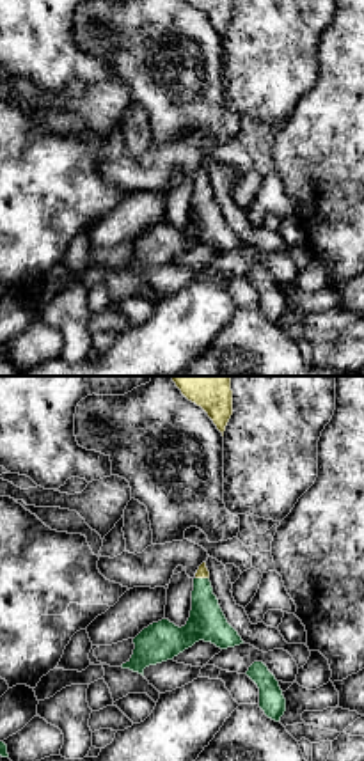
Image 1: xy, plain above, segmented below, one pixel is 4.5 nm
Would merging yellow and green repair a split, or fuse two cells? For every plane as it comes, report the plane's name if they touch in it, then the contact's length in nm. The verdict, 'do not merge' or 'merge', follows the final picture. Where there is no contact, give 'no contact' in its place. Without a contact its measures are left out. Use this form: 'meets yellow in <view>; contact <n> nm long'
meets yellow in xy; contact 60 nm long

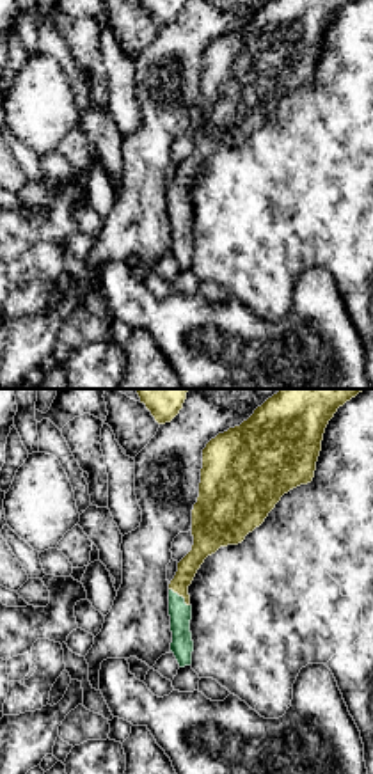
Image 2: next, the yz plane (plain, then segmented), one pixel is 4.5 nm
meets yellow in yz; contact 130 nm long

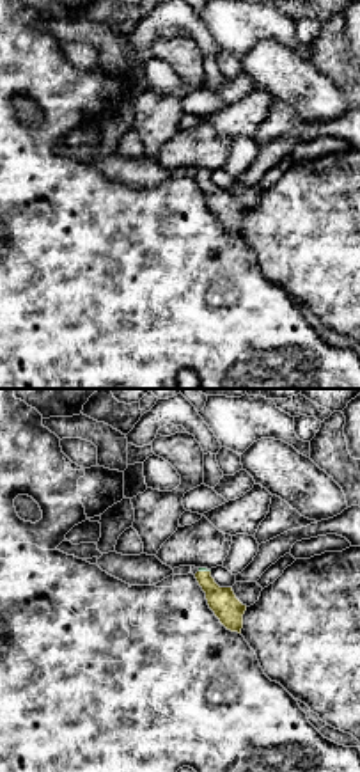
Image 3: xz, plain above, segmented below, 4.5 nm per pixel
meets yellow in xz; contact 60 nm long

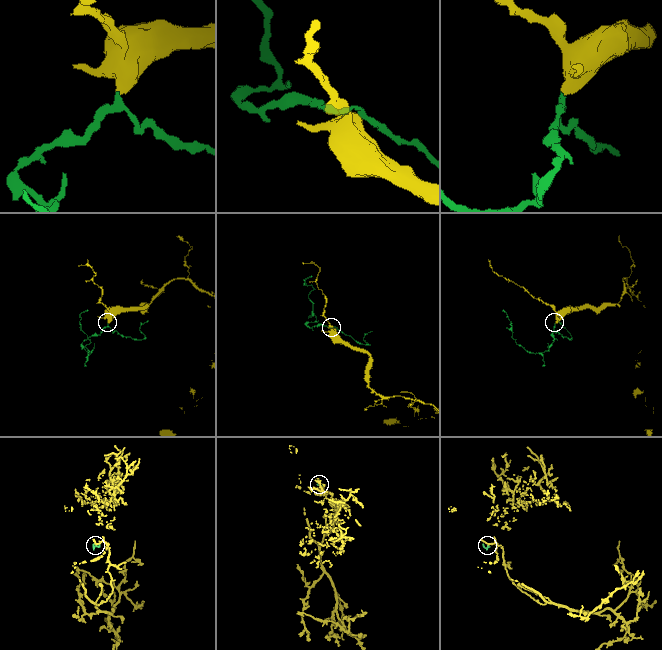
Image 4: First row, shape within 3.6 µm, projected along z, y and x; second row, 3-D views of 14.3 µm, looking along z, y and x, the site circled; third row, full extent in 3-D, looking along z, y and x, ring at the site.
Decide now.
merge

